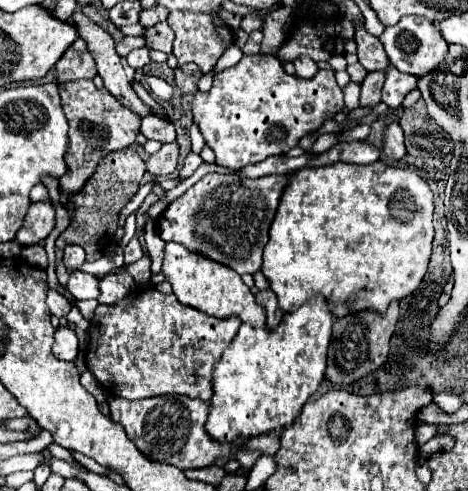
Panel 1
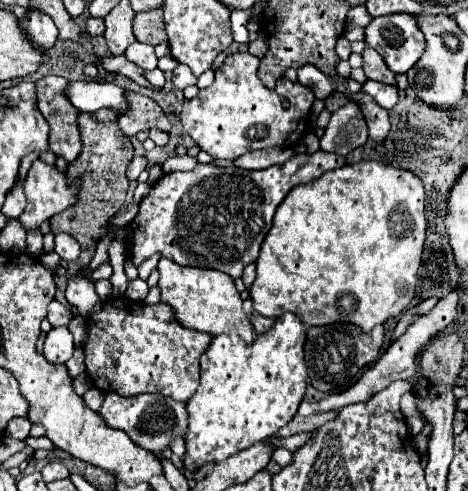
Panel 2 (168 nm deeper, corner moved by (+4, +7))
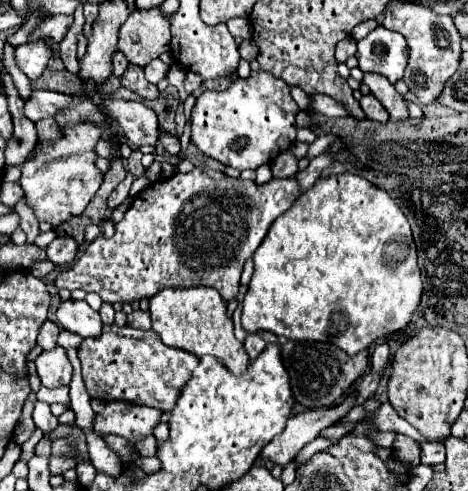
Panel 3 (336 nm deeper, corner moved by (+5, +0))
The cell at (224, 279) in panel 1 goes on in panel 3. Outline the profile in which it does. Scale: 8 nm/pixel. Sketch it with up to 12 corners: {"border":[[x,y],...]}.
{"border":[[212,287],[150,299],[162,343],[214,355],[236,373],[248,353]]}

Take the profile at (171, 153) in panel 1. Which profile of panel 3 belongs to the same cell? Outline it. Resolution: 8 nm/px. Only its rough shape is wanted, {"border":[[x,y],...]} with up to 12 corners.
{"border":[[134,173],[112,191],[108,197],[110,207],[120,205],[134,183]]}

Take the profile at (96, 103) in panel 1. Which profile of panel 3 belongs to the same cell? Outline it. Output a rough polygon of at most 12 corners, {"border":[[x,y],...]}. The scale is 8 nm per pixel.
{"border":[[82,7],[76,9],[74,25],[60,43],[60,57],[78,75],[76,43],[84,27]]}

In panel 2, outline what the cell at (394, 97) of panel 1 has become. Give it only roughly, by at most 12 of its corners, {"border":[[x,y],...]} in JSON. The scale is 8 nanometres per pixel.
{"border":[[367,80],[363,90],[385,110],[397,104],[397,88]]}

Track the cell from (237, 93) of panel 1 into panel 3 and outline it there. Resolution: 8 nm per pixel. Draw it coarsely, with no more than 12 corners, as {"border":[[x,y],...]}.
{"border":[[252,71],[192,109],[192,141],[238,171],[296,143],[290,87]]}

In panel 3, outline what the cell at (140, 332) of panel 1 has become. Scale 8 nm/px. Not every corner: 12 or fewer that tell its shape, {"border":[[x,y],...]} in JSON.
{"border":[[152,329],[78,347],[92,399],[172,411],[200,361]]}

